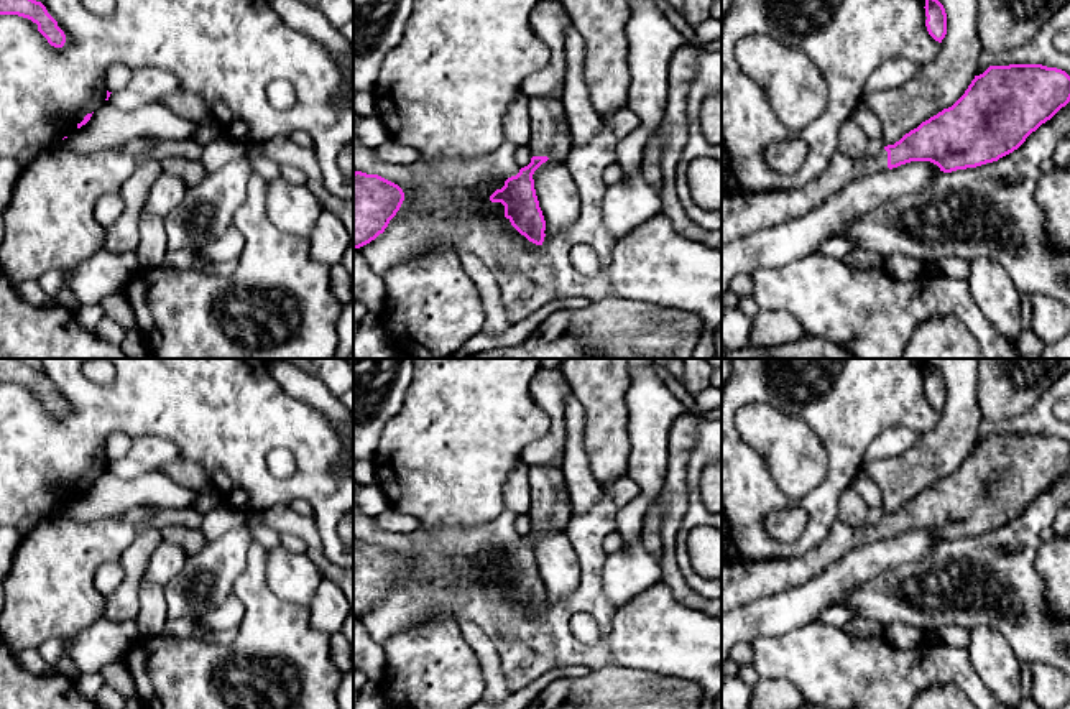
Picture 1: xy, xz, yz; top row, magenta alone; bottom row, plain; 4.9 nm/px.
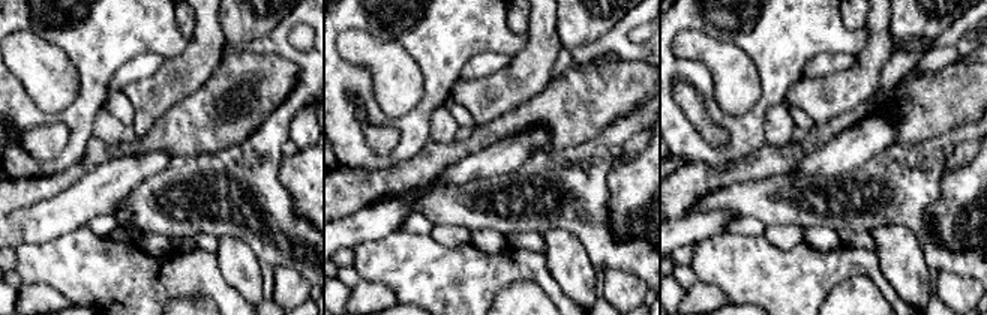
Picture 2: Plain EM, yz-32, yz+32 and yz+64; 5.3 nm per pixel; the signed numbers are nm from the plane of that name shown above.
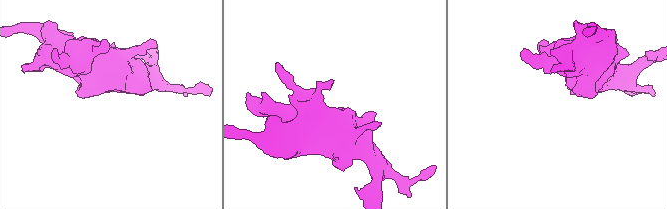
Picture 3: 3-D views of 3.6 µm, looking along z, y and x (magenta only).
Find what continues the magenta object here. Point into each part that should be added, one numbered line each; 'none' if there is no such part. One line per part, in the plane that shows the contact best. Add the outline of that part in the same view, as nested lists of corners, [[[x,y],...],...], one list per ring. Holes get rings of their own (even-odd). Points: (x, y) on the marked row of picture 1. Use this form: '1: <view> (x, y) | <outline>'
1: yz (743, 213) | [[[888,151],[851,160],[835,153],[822,176],[791,191],[741,191],[722,196],[722,247],[819,207],[853,181],[888,171]]]

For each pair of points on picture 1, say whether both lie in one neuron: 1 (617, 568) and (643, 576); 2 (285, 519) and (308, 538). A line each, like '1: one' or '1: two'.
1: one
2: one

